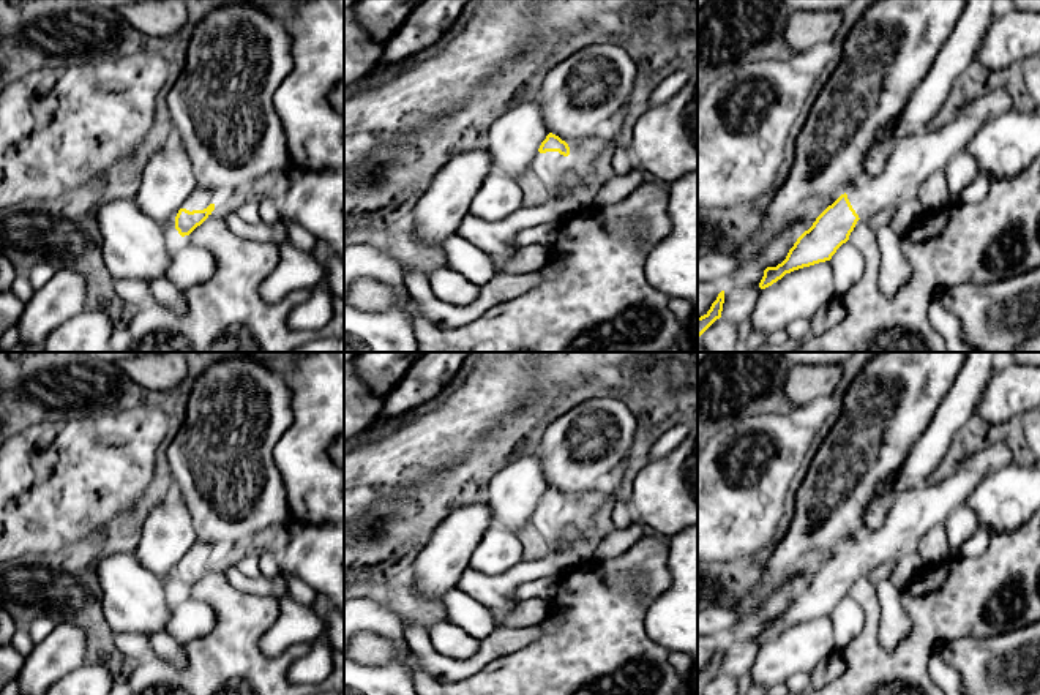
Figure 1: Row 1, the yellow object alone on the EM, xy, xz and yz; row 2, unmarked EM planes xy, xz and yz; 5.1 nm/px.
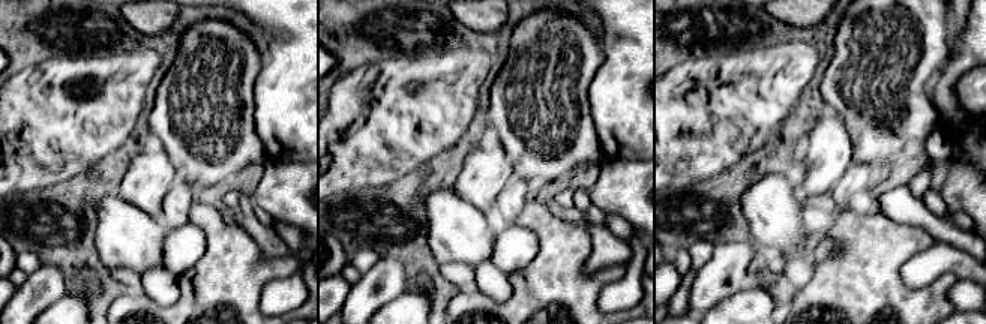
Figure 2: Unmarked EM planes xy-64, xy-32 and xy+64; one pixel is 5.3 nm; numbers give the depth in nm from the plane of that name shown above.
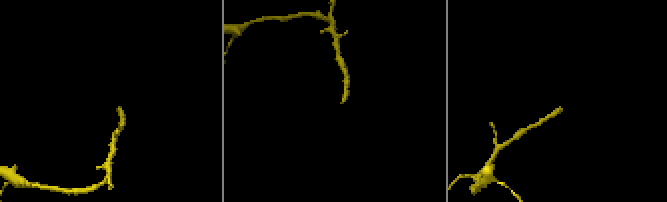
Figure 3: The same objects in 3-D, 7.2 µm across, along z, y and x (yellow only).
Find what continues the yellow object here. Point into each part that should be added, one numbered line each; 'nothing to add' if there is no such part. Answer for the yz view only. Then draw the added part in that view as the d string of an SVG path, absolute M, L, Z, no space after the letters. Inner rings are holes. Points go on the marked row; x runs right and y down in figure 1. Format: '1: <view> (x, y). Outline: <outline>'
1: yz (912, 158). Outline: M1005 90L988 92L961 107L942 128L926 128L898 141L884 172L846 193L859 218L868 221L879 210L914 196L930 174L944 169L966 148L988 118L1010 109L1013 109L1012 96Z

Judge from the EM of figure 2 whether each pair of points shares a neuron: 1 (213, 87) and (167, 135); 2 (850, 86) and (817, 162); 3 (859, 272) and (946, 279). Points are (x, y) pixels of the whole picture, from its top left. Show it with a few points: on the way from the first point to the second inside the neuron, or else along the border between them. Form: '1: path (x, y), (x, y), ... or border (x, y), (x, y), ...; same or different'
1: path (203, 99), (179, 123); same
2: border (830, 110), (841, 117), (853, 146); different
3: path (880, 293), (883, 296), (925, 296); same

